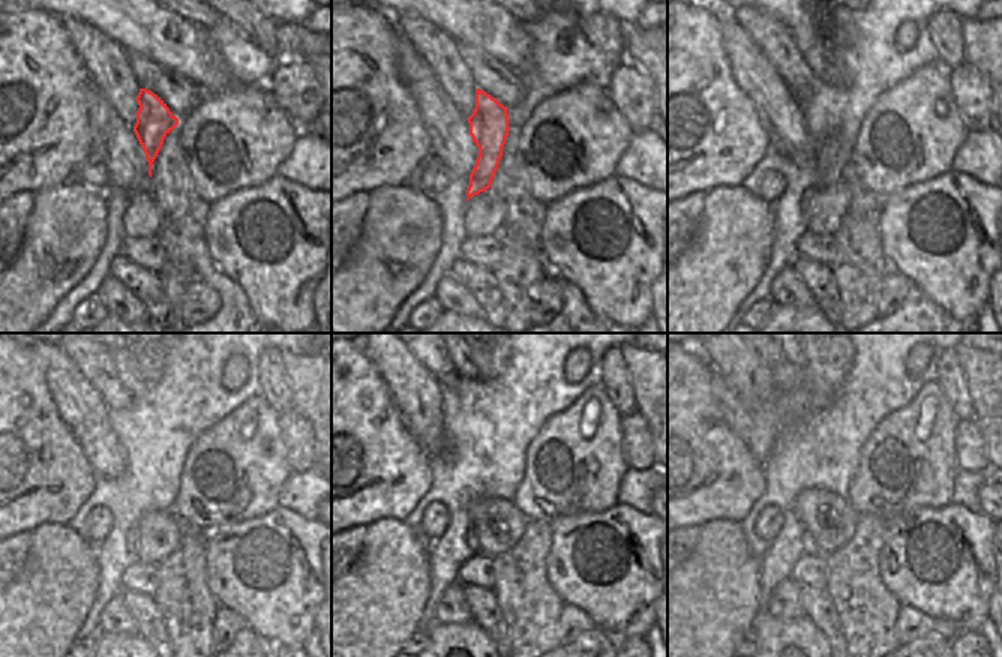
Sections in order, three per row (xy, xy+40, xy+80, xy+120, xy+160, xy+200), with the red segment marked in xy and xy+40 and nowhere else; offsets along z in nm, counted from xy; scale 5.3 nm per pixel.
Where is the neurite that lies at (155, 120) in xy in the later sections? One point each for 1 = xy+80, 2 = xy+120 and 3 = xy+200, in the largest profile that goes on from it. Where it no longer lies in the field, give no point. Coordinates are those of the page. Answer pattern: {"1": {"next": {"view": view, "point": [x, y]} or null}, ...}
{"1": {"next": {"view": "xy+80", "point": [824, 155]}}, "2": {"next": {"view": "xy+120", "point": [134, 533]}}, "3": {"next": {"view": "xy+200", "point": [809, 545]}}}

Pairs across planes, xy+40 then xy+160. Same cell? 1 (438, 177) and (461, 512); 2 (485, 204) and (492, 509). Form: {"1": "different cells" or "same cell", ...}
{"1": "different cells", "2": "same cell"}

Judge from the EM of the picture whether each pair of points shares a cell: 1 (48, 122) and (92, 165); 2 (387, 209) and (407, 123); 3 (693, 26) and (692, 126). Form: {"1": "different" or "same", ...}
{"1": "different", "2": "different", "3": "same"}

